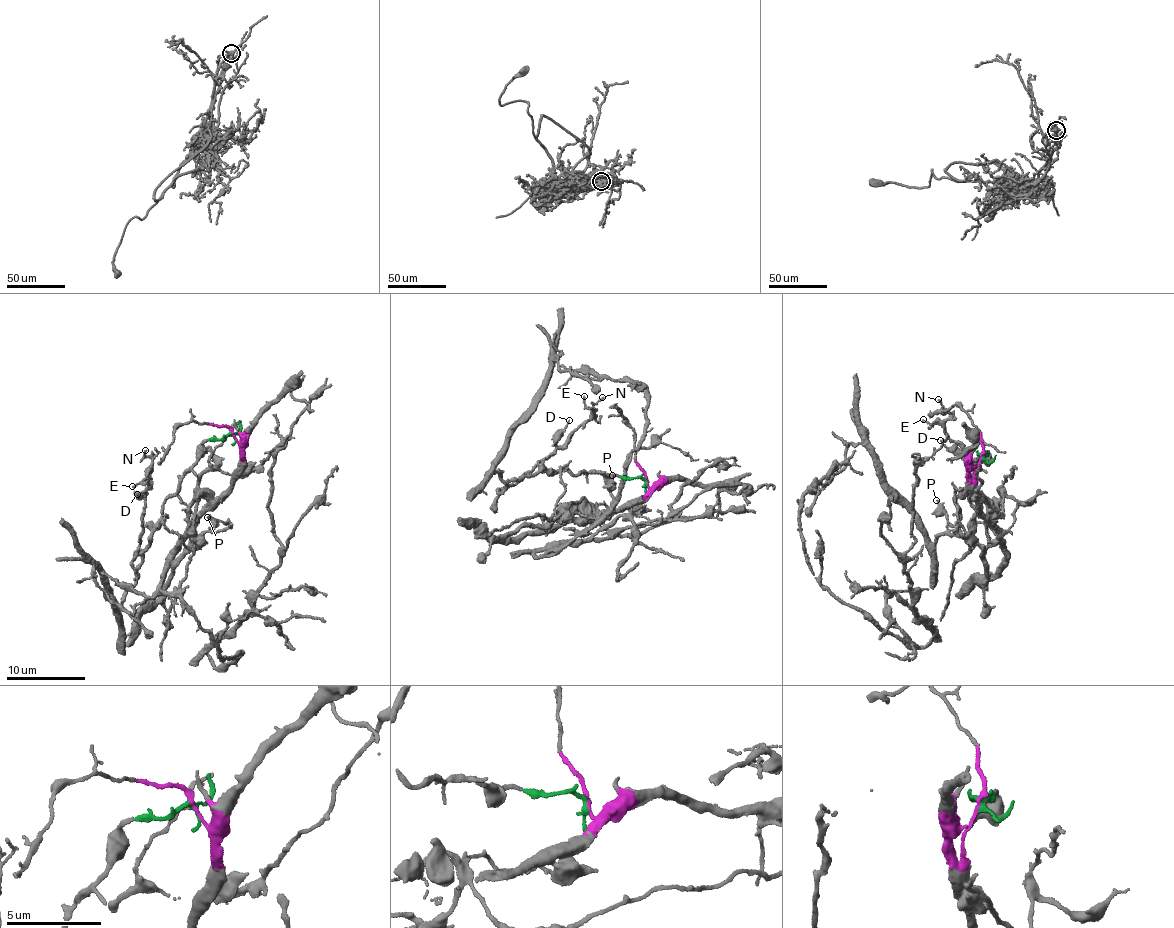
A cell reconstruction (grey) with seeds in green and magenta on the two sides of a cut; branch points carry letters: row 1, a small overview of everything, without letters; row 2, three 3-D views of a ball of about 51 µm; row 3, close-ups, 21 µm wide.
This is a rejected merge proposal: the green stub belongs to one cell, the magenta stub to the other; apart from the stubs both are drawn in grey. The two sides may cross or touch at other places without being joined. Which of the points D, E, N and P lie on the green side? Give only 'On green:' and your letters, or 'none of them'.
On green: D, E, N

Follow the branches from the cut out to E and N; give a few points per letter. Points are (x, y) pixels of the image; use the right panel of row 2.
E: (981, 457), (988, 454), (957, 499), (958, 529), (969, 533), (976, 506), (968, 453), (923, 419)
N: (981, 457), (988, 454), (957, 499), (958, 529), (969, 533), (970, 459), (945, 433), (939, 400)

